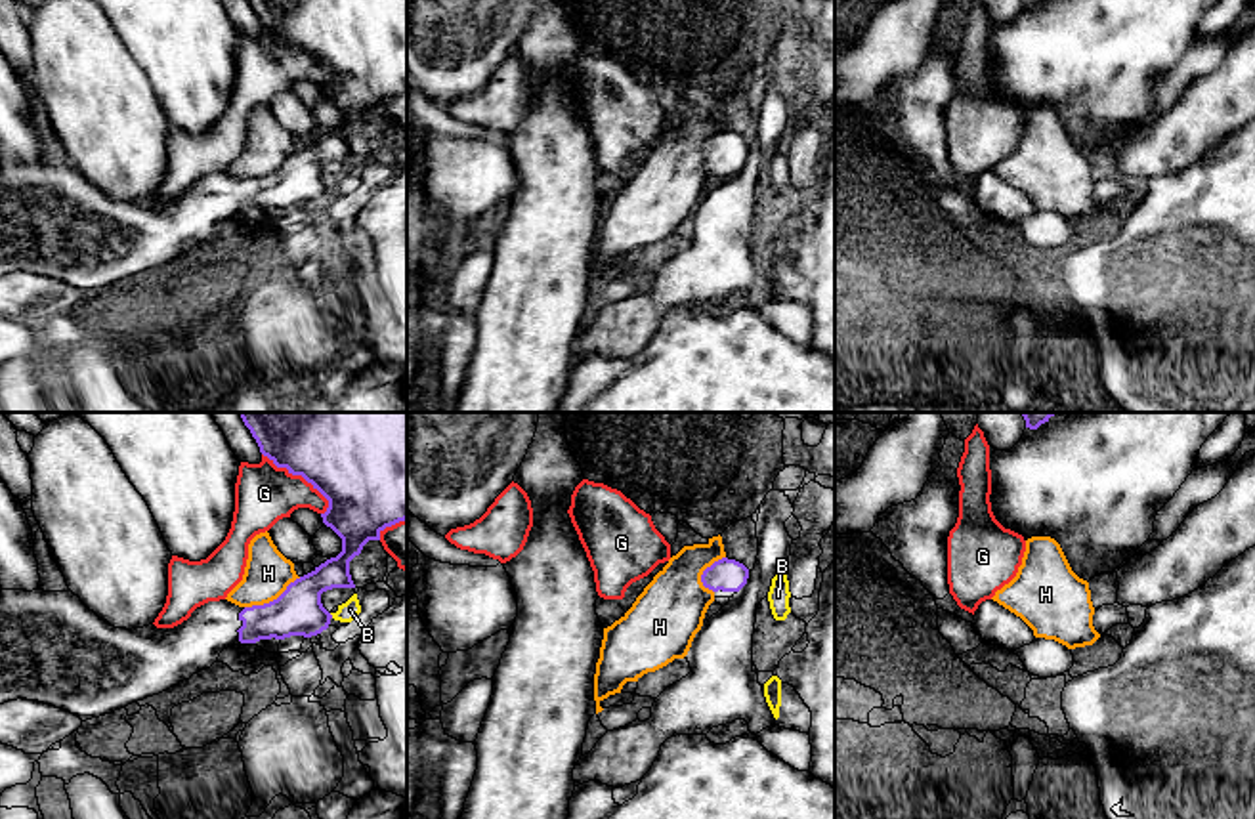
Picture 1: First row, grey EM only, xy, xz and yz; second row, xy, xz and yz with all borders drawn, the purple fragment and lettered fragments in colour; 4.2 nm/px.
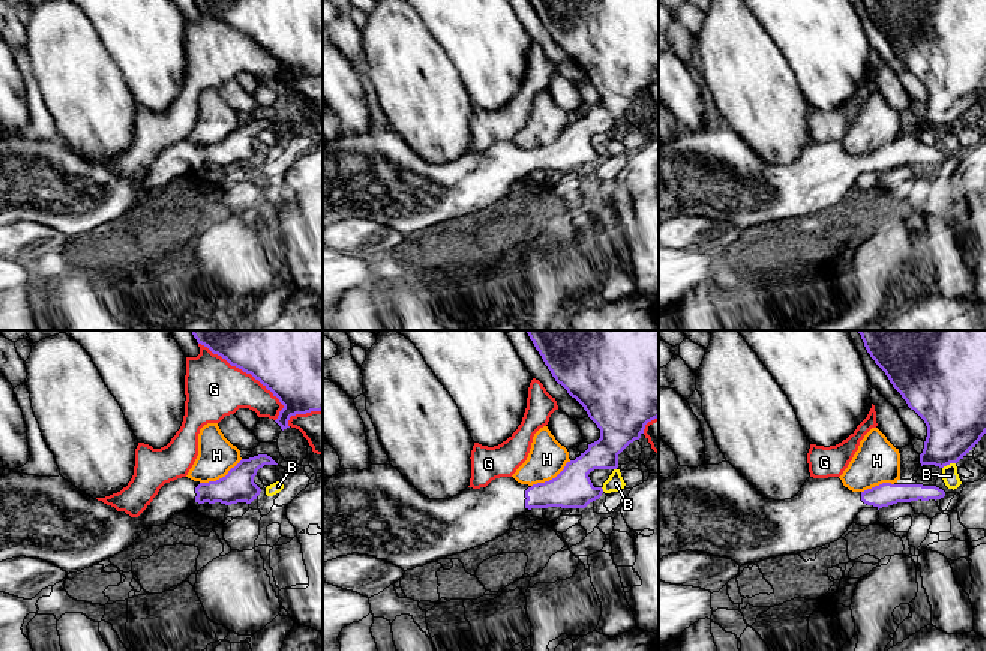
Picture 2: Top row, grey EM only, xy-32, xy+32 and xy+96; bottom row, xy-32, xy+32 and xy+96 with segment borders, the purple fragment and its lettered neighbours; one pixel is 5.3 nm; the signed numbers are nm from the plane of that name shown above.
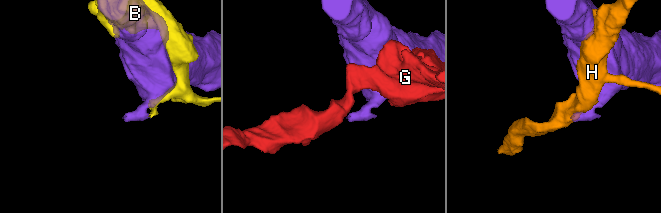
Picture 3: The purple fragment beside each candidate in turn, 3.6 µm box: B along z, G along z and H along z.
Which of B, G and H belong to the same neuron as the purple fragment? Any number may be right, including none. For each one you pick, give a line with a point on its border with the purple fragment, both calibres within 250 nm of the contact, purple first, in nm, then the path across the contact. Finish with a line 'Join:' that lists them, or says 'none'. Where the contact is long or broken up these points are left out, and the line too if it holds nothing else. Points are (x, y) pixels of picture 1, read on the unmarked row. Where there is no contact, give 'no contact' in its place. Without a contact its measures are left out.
Join: none

